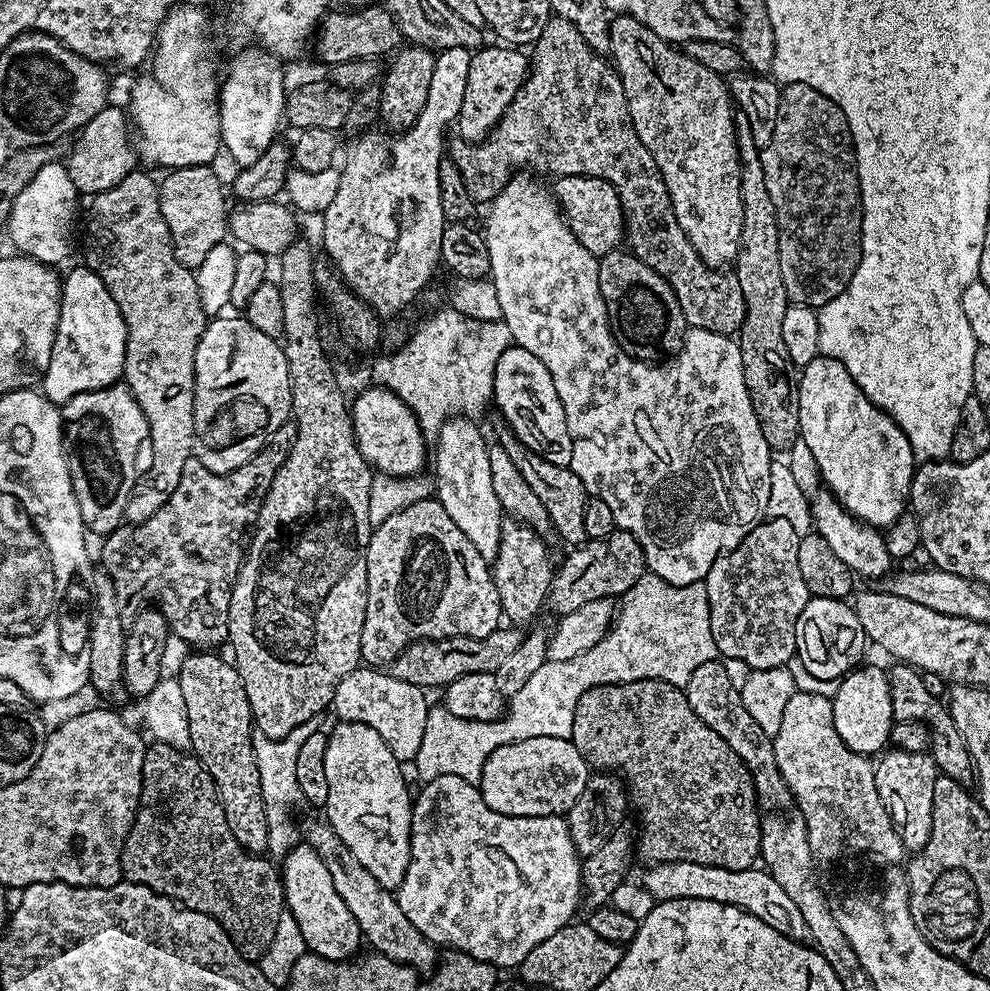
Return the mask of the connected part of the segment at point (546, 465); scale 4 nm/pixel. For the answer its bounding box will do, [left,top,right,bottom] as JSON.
[492,418,589,546]

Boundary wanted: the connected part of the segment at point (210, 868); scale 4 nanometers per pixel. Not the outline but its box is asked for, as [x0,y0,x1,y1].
[120,742,286,962]

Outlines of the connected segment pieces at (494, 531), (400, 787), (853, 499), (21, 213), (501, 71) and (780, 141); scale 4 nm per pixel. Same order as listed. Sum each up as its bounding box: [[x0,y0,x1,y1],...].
[[434,416,506,562],[326,723,413,890],[798,355,918,530],[6,163,78,266],[455,46,530,142],[760,82,860,310]]

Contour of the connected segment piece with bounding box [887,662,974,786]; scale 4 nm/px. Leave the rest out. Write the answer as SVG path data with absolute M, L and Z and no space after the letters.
M896 662L887 669L890 682L890 698L892 699L893 721L922 720L928 725L930 737L930 755L936 762L936 767L943 775L954 778L959 784L968 786L973 783L974 769L972 757L968 755L968 747L952 721L952 713L942 706L941 698L934 697L922 686L922 676L911 664Z

